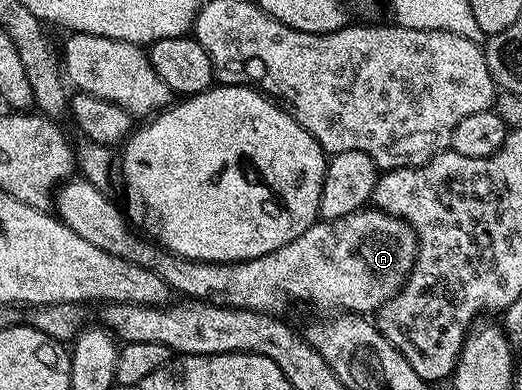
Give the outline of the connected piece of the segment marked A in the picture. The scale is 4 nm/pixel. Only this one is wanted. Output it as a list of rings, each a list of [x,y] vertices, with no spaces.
[[[71,178],[58,185],[52,197],[52,208],[58,219],[66,223],[68,230],[76,230],[80,238],[92,242],[92,246],[100,246],[100,250],[116,258],[124,258],[136,266],[152,270],[164,278],[167,286],[177,295],[179,292],[179,297],[211,300],[224,308],[247,308],[253,312],[282,314],[286,308],[285,300],[303,300],[314,308],[323,308],[326,314],[374,314],[403,288],[418,260],[418,235],[414,233],[414,227],[407,220],[373,206],[362,208],[344,218],[319,219],[308,230],[304,230],[300,238],[292,238],[288,246],[280,246],[280,250],[255,260],[240,260],[236,264],[204,264],[199,260],[184,260],[181,256],[173,256],[157,243],[149,239],[141,240],[136,233],[130,232],[125,220],[106,195],[103,189],[92,186],[92,182]]]

